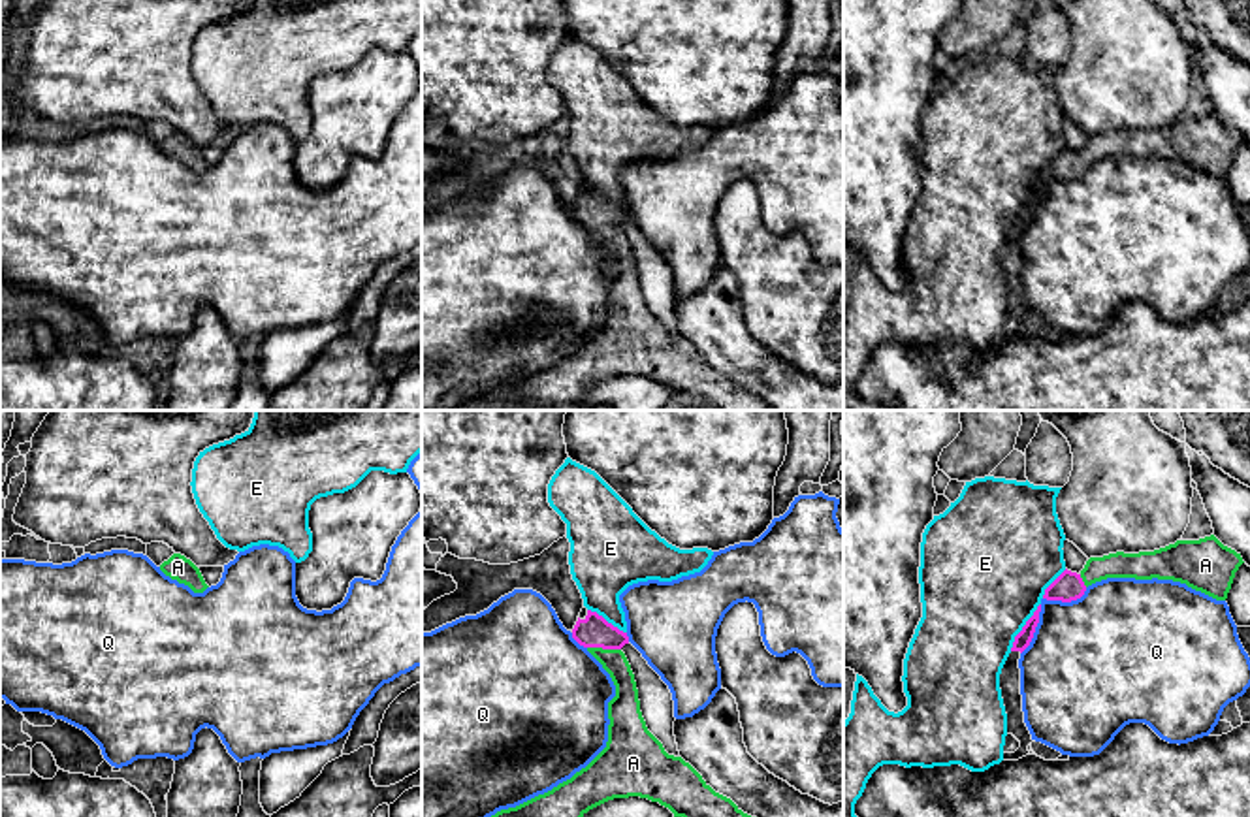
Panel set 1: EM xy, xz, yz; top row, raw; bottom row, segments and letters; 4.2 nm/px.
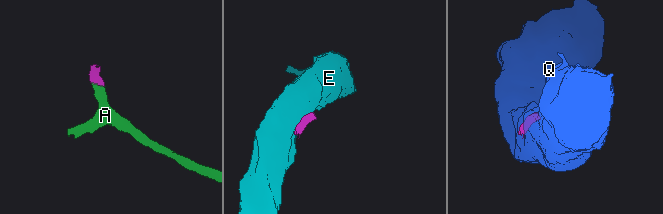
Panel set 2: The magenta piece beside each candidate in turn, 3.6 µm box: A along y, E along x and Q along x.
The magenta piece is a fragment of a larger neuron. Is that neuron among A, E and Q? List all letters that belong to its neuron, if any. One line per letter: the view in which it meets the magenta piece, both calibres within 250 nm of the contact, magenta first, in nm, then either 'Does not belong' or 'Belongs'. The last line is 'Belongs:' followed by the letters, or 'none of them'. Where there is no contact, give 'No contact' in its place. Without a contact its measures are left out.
A: Touches magenta in xz. Thickness 140 nm (magenta) against 120 nm. Belongs
E: Touches magenta in yz. Thickness 70 nm (magenta) against 500 nm. Does not belong
Q: Touches magenta in yz. Thickness 70 nm (magenta) against 480 nm. Does not belong
Belongs: A

